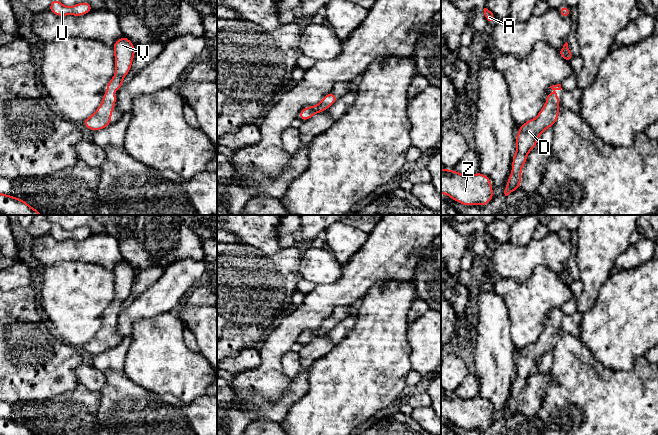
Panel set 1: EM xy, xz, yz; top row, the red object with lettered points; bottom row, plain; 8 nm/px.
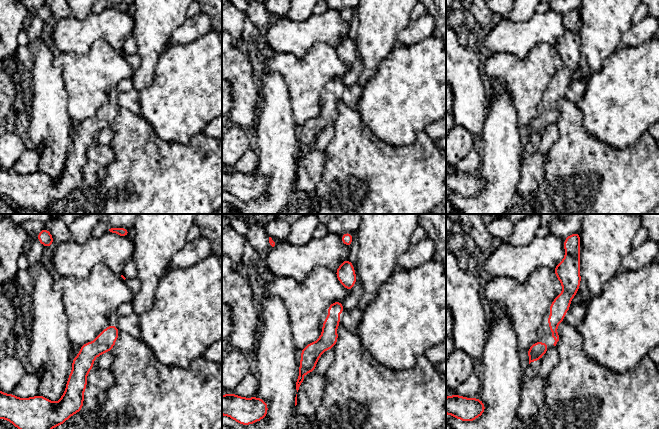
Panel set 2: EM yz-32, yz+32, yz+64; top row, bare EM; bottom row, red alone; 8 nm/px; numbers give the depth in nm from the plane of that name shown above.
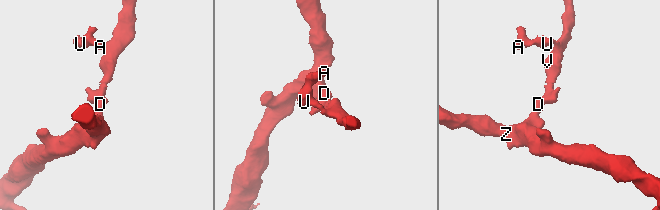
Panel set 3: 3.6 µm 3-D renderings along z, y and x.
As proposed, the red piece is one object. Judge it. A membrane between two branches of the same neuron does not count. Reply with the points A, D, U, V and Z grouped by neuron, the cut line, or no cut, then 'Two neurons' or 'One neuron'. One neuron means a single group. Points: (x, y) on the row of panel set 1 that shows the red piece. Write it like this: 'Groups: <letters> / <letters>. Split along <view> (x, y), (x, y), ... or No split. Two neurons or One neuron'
Groups: A D U V Z. No split. One neuron

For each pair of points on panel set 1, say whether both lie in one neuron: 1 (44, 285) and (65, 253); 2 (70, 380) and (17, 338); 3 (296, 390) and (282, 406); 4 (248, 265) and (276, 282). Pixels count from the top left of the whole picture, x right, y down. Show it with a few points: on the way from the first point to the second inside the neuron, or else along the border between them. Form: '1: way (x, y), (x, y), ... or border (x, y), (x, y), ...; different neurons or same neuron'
1: border (82, 261), (61, 261), (45, 266); different neurons
2: way (57, 374), (30, 351); same neuron
3: way (294, 394), (286, 402); same neuron
4: way (255, 272), (265, 282), (269, 282); same neuron

